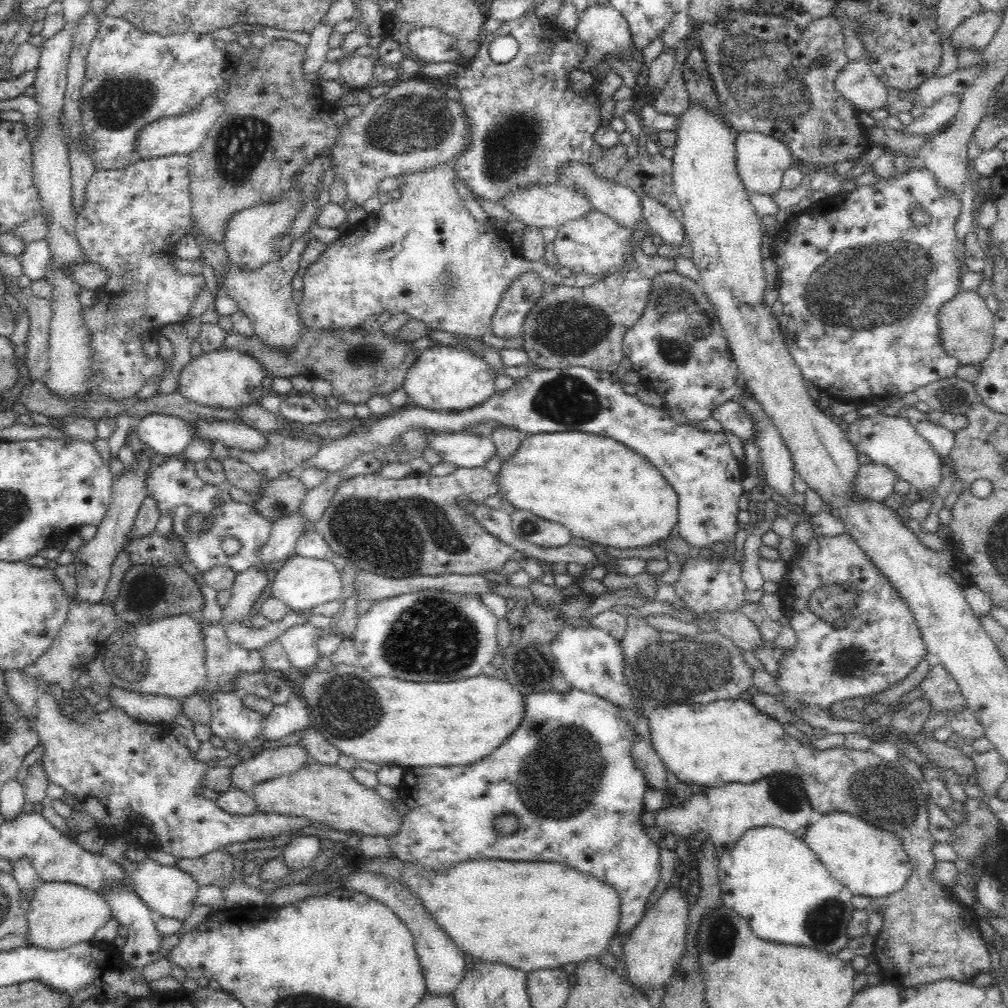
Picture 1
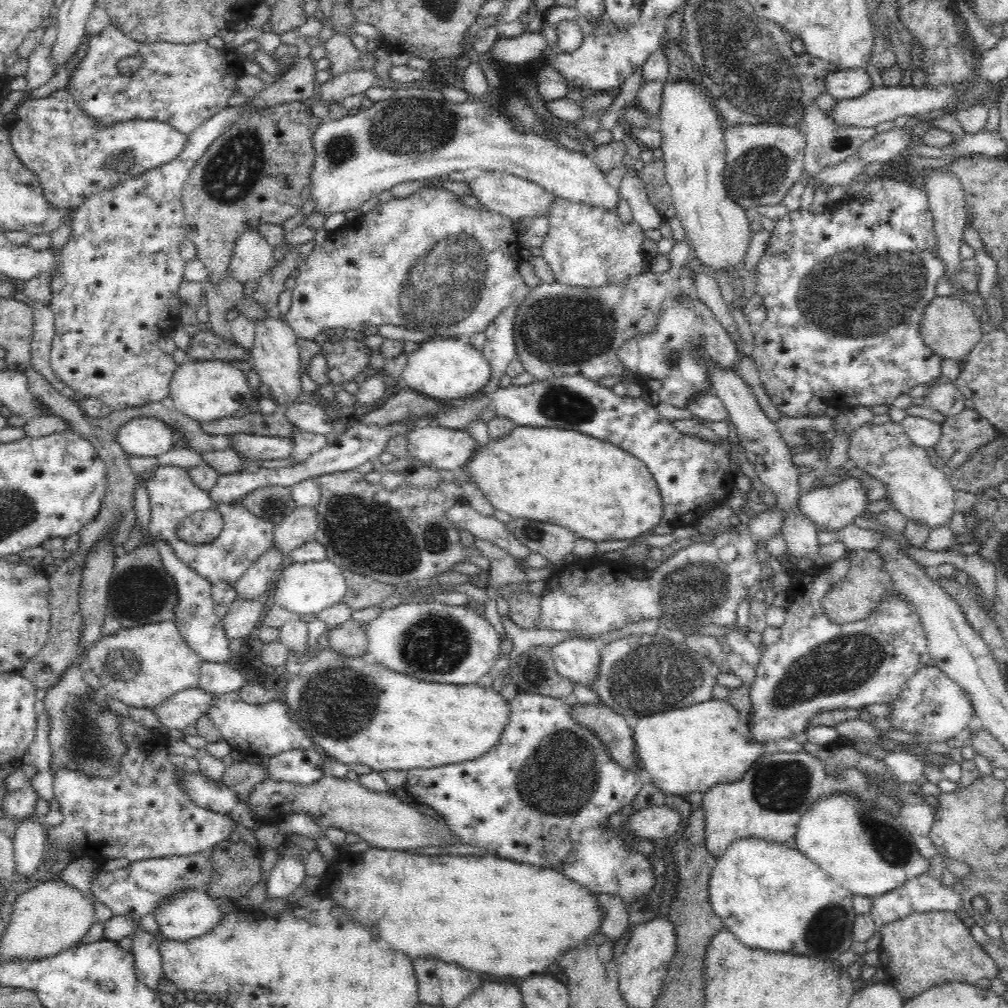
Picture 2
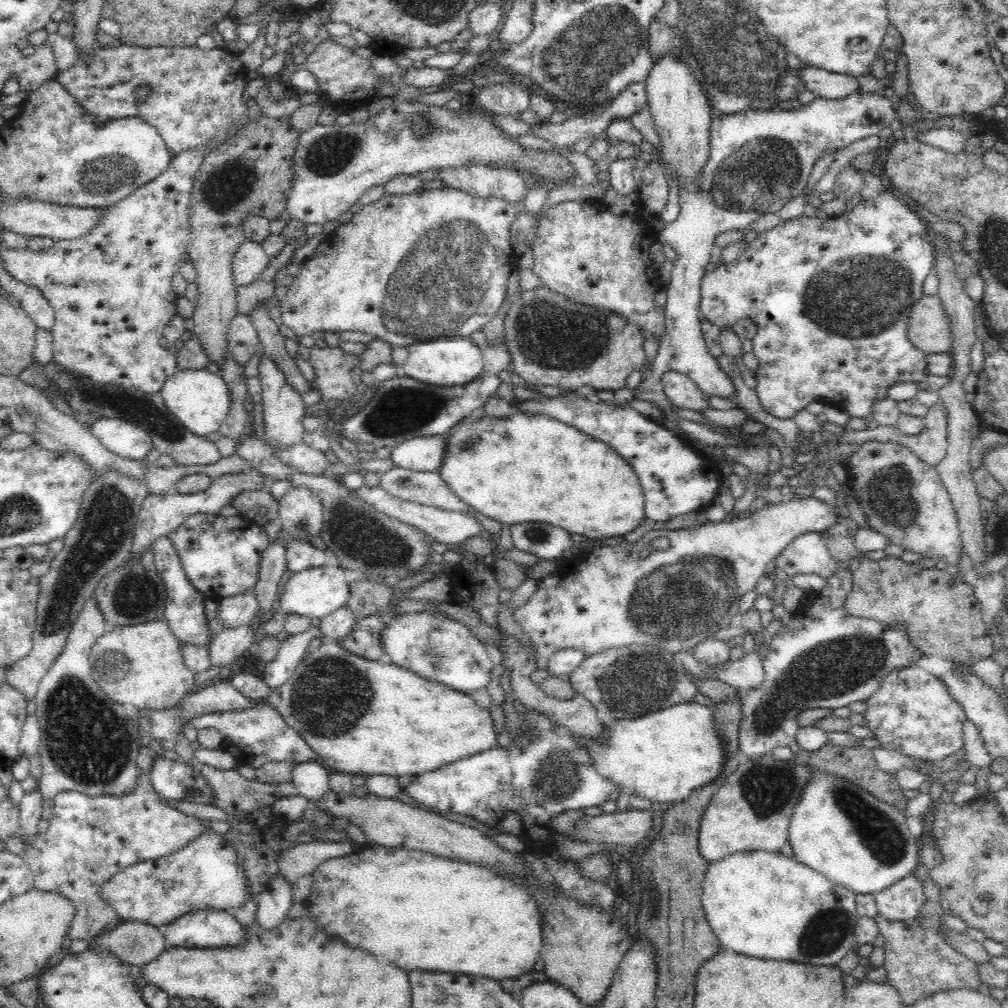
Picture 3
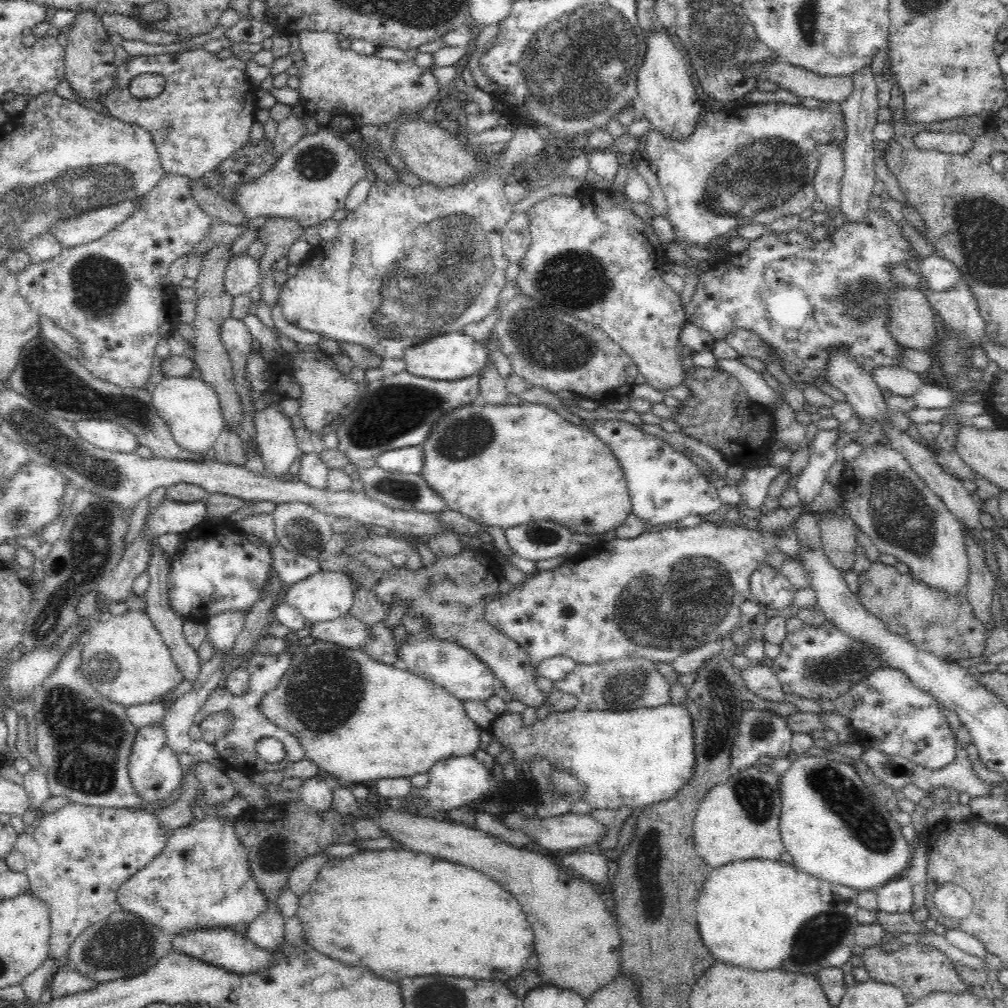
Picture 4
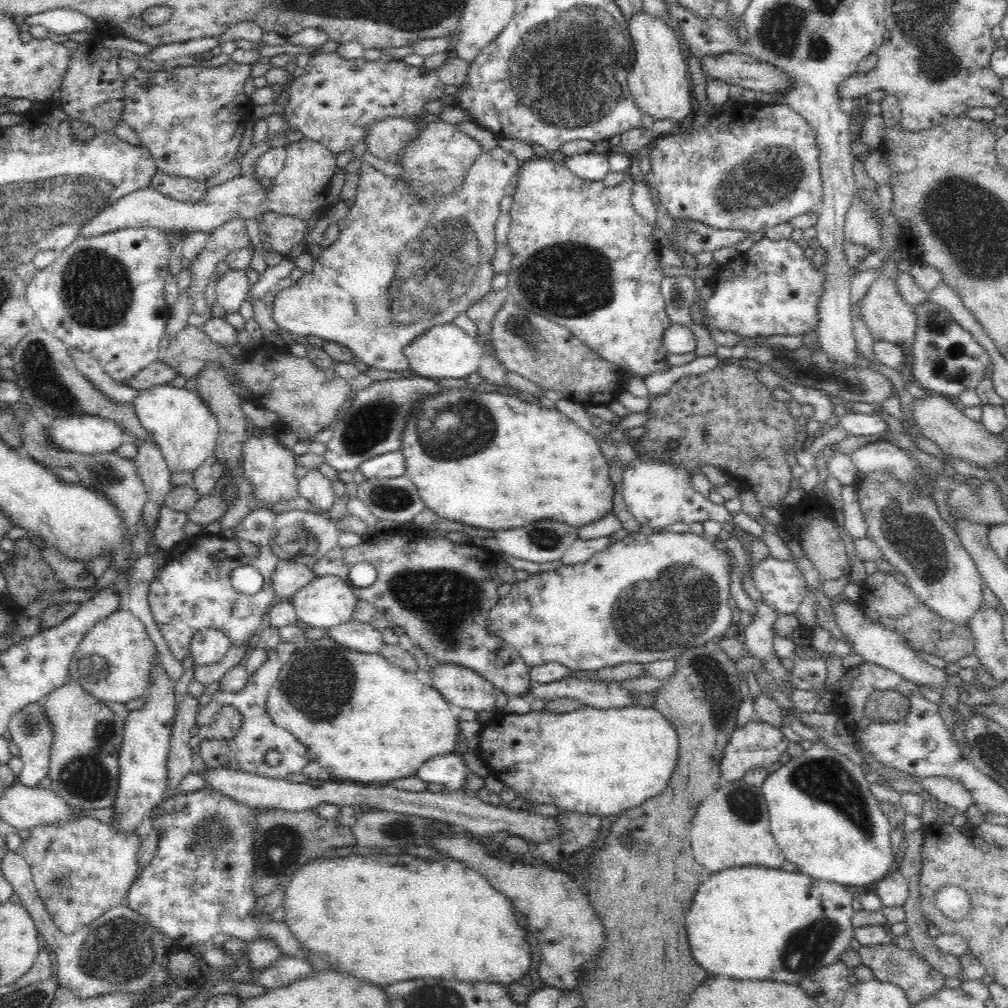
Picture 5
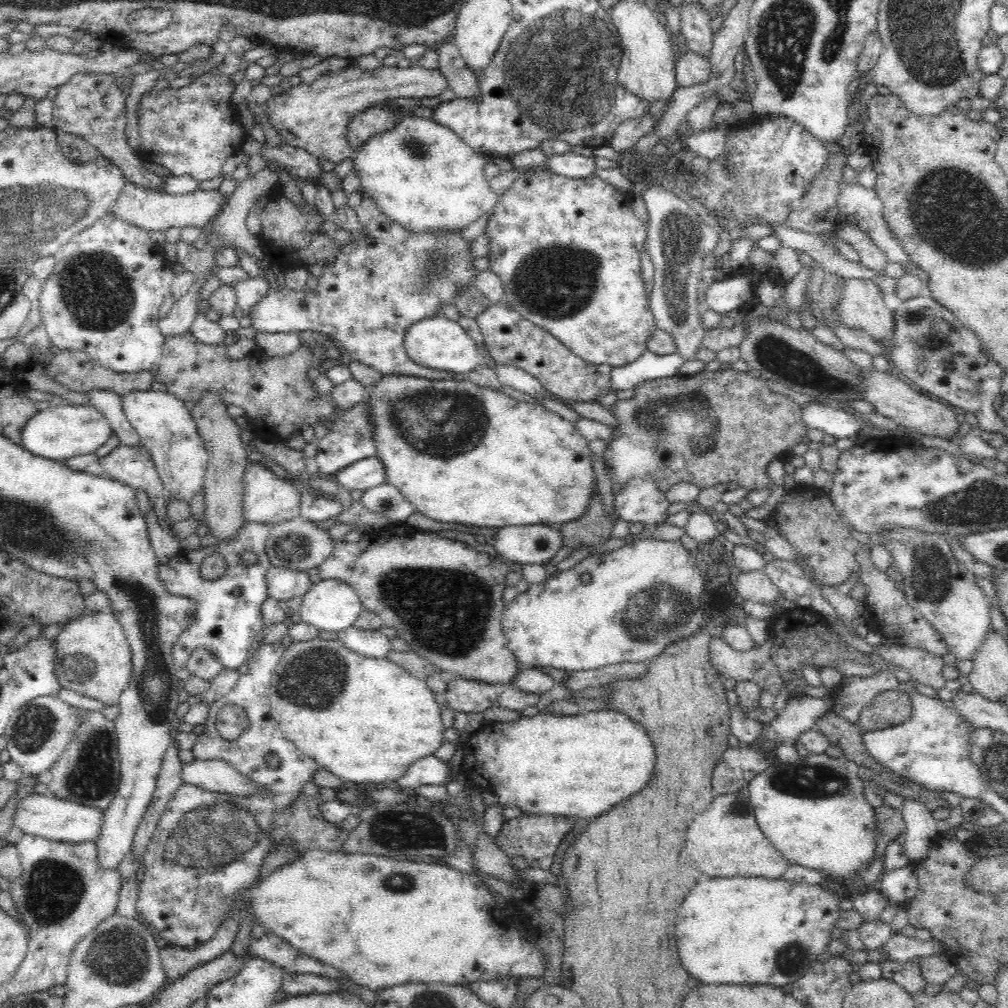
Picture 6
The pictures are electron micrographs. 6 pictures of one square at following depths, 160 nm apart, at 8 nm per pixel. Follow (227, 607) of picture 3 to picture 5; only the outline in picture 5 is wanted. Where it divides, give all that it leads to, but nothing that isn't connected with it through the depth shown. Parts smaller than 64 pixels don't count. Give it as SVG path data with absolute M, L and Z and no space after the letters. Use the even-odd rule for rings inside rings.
M202 630L191 640L190 656L195 666L218 664L231 648L230 639L220 630Z

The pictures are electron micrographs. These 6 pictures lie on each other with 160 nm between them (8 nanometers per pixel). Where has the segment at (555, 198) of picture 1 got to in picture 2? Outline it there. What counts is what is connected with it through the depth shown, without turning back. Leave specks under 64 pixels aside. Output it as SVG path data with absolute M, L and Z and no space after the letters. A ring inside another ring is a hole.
M488 171L486 174L467 182L467 186L481 206L495 210L515 222L518 218L527 220L528 216L546 215L548 206L557 197L543 190L538 184L500 171Z

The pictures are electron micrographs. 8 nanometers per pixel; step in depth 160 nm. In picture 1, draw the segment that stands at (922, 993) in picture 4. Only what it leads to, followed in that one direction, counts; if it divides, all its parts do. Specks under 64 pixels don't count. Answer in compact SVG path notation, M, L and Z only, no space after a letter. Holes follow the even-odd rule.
M716 699L708 704L674 703L659 706L646 712L650 730L650 744L666 772L676 775L678 782L687 785L698 784L705 787L718 787L726 783L751 783L760 778L777 774L792 773L803 791L808 795L813 810L828 814L832 810L849 812L862 817L866 822L891 830L902 839L904 850L911 858L914 874L906 884L888 896L873 899L871 908L883 910L883 927L876 936L872 956L879 965L885 982L902 988L931 984L931 982L952 979L970 982L976 974L990 970L990 947L978 928L979 913L974 907L956 903L945 888L932 878L934 839L928 831L928 809L926 809L926 788L908 774L901 762L888 763L870 751L848 750L843 746L823 751L814 751L810 745L800 745L800 741L784 732L784 725L776 719L760 712L743 699Z

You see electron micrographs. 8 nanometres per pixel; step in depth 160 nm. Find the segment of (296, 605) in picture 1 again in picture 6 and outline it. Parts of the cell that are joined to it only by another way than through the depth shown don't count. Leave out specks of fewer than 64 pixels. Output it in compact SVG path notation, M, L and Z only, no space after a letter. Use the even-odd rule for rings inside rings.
M324 579L317 583L311 583L310 590L298 600L297 607L304 623L314 626L318 631L336 633L353 626L364 610L354 588L347 582L340 582L336 579Z

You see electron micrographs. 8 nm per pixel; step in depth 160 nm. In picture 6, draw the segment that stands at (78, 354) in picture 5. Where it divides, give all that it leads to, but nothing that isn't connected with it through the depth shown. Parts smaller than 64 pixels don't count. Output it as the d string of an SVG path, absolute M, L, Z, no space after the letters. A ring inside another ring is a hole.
M92 390L90 394L91 406L96 407L110 423L114 434L126 446L141 446L138 433L132 428L122 411L122 397L108 390Z

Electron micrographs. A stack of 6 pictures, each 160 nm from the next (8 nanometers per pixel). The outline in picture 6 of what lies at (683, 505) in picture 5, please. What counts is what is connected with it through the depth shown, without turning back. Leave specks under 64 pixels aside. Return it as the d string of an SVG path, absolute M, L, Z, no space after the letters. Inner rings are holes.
M650 475L631 478L614 497L613 504L620 519L642 522L651 529L656 522L662 522L668 516L666 508L670 506L665 493L658 491Z

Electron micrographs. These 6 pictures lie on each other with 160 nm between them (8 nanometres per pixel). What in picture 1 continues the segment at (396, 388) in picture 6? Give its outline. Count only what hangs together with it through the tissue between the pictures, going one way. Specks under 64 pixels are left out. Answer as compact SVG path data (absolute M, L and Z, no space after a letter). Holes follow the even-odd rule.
M582 431L526 433L516 446L516 452L502 460L500 470L494 477L502 502L510 502L518 510L562 524L577 540L600 544L604 548L652 546L668 538L672 526L676 524L678 497L662 473L646 457L627 445L597 434Z

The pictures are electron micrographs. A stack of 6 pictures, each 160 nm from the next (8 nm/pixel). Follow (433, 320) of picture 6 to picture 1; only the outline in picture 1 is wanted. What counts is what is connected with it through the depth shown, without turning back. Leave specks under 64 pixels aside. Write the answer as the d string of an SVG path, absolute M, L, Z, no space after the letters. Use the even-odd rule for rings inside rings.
M434 344L428 346L412 362L406 370L403 389L411 405L428 410L468 410L486 402L495 392L494 380L497 376L490 365L482 359L482 355L474 354L462 346Z

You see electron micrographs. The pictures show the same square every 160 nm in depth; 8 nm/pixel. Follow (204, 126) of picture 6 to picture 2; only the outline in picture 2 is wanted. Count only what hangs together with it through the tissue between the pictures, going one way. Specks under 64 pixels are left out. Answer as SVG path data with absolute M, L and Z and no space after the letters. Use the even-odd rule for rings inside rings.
M114 25L105 27L102 32L91 35L88 39L86 56L72 70L69 90L84 114L102 126L136 120L158 121L167 123L185 136L190 136L194 130L208 122L214 114L229 107L228 100L237 90L238 77L245 74L244 60L232 48L214 48L206 41L190 44L136 43ZM130 54L140 54L144 61L140 69L127 76L120 73L116 63Z

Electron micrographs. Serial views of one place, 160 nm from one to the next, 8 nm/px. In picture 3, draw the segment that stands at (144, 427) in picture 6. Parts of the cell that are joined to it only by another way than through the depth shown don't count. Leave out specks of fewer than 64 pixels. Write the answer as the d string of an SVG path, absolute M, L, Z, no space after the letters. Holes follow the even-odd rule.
M210 367L177 370L164 382L159 393L168 410L174 414L180 424L204 439L207 439L208 434L216 432L226 420L230 404L228 386L222 380L221 373Z

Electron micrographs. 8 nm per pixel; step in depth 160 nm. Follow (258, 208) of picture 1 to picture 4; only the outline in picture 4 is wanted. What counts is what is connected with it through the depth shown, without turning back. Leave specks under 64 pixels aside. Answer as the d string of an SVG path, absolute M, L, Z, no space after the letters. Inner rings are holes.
M240 254L228 262L224 274L224 293L233 297L248 294L259 283L261 276L259 260Z

